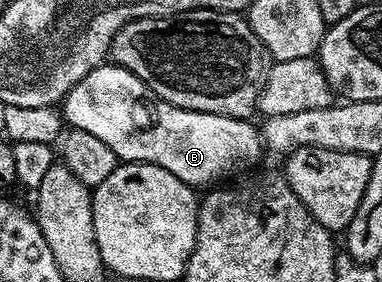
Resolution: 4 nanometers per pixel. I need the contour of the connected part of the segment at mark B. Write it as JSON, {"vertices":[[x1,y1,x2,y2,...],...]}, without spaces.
{"vertices":[[104,62,86,74,66,95,60,105,60,112,69,127,84,130,107,143,119,161,158,165,195,190,225,181,222,179,250,167,264,153,261,131,256,124,250,124,252,122,249,119,234,119,172,106,159,98,136,74,113,62]]}

